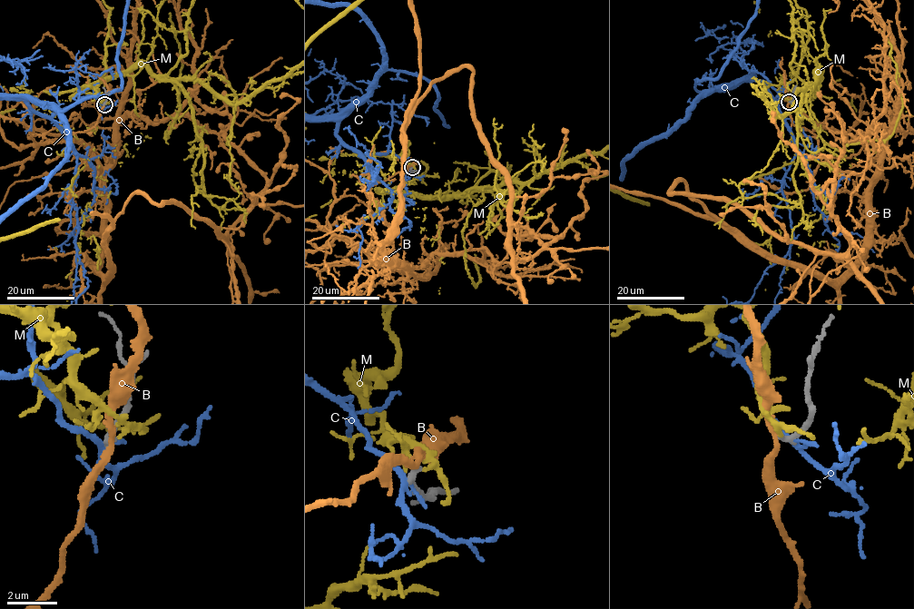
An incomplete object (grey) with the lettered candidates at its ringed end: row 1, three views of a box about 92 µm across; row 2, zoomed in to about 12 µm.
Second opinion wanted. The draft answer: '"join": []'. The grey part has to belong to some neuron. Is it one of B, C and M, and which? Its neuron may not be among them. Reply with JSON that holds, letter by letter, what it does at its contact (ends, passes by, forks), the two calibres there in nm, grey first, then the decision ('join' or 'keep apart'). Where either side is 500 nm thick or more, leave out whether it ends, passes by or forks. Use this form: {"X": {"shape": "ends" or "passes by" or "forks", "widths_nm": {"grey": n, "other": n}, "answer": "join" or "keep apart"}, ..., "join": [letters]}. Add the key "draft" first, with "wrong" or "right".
{"draft": "right", "B": {"shape": "passes by", "widths_nm": {"grey": 280, "other": 240}, "answer": "keep apart"}, "C": {"shape": "passes by", "widths_nm": {"grey": 320, "other": 200}, "answer": "keep apart"}, "M": {"shape": "passes by", "widths_nm": {"grey": 240, "other": 170}, "answer": "keep apart"}, "join": []}

